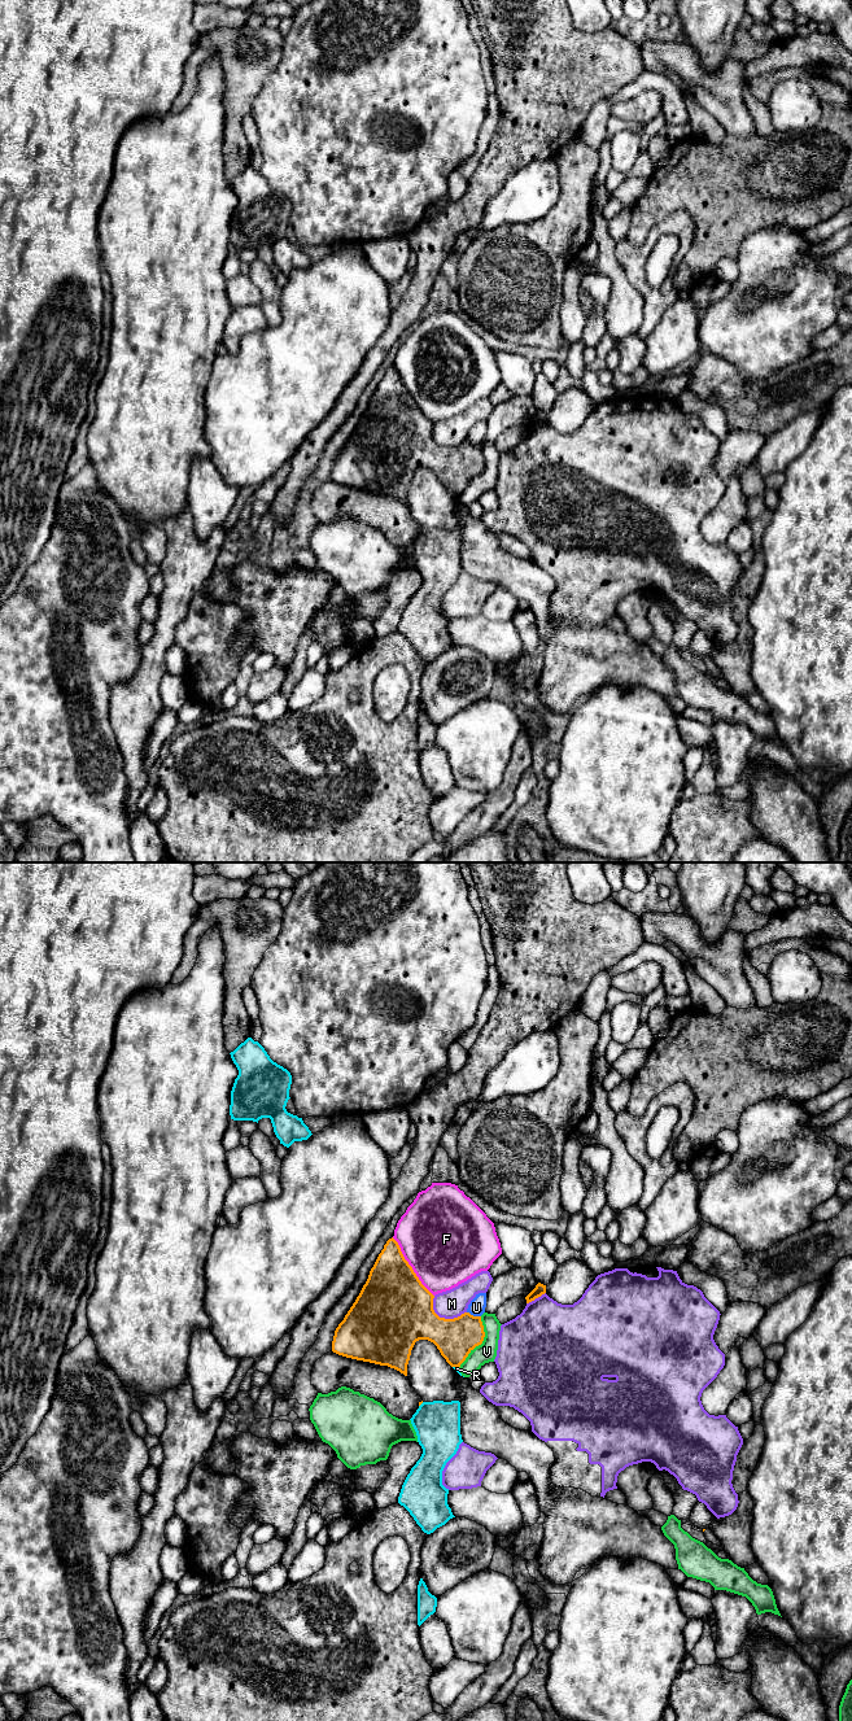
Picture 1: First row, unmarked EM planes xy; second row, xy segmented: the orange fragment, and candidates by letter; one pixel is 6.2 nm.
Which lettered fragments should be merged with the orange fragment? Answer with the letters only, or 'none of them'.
none of them

